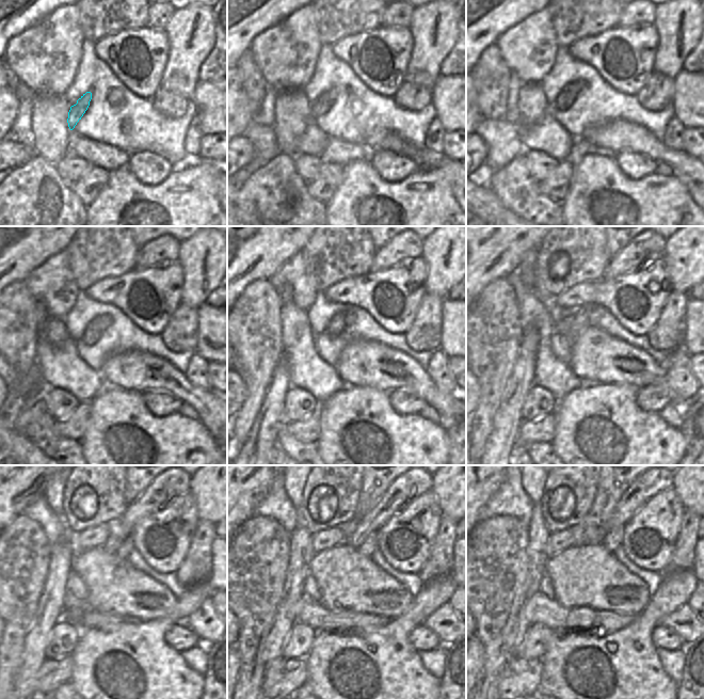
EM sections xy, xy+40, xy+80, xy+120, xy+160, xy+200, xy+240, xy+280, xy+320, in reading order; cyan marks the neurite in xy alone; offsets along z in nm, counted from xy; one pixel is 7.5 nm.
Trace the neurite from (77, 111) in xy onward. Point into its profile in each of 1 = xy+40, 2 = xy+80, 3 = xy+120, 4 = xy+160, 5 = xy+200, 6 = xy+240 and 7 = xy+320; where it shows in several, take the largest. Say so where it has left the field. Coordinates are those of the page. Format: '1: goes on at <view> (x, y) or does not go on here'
1: goes on at xy+40 (326, 99)
2: goes on at xy+80 (565, 98)
3: goes on at xy+120 (95, 329)
4: goes on at xy+160 (339, 321)
5: goes on at xy+200 (580, 321)
6: goes on at xy+240 (165, 487)
7: goes on at xy+320 (645, 487)

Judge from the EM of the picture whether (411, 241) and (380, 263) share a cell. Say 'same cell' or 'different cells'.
same cell

